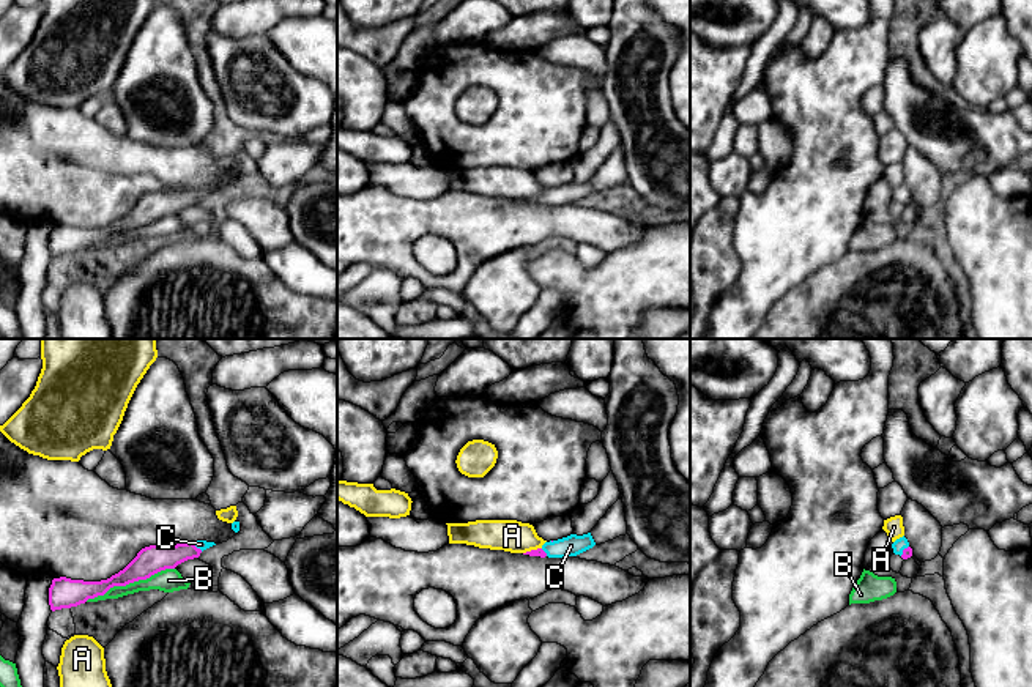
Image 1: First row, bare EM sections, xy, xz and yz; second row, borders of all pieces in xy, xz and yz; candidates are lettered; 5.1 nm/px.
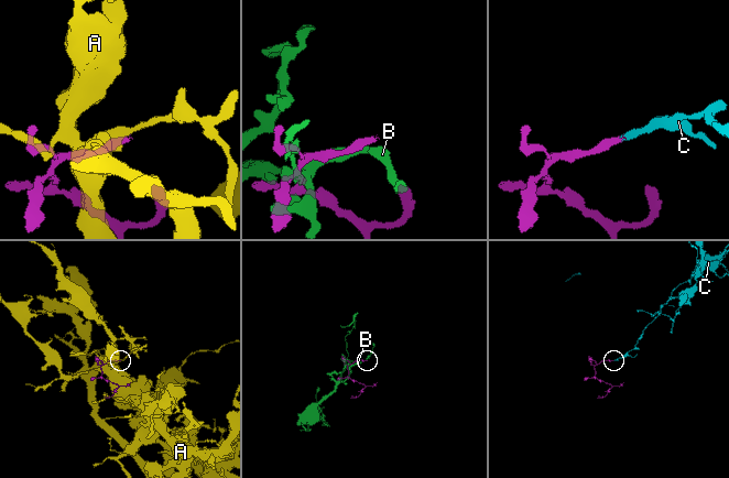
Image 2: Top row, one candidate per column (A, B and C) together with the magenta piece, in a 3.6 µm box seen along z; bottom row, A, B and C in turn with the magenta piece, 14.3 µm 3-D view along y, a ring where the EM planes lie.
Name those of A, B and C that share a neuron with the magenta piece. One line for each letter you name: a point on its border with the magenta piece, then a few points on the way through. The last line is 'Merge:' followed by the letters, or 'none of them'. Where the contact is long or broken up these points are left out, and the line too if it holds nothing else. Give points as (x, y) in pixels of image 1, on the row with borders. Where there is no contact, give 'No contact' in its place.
C: Touches magenta at yz (903, 550). Path across: yz (908, 552), (903, 550), (898, 545)
Merge: C

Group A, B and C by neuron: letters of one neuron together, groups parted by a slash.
A / B / C

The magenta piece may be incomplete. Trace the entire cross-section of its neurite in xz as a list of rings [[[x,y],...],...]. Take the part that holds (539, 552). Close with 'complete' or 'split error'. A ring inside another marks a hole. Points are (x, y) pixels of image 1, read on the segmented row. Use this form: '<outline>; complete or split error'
[[[591,533],[577,536],[570,534],[567,537],[545,542],[540,548],[526,551],[523,555],[529,556],[540,556],[540,558],[567,558],[567,556],[577,556],[596,545]]]; split error

